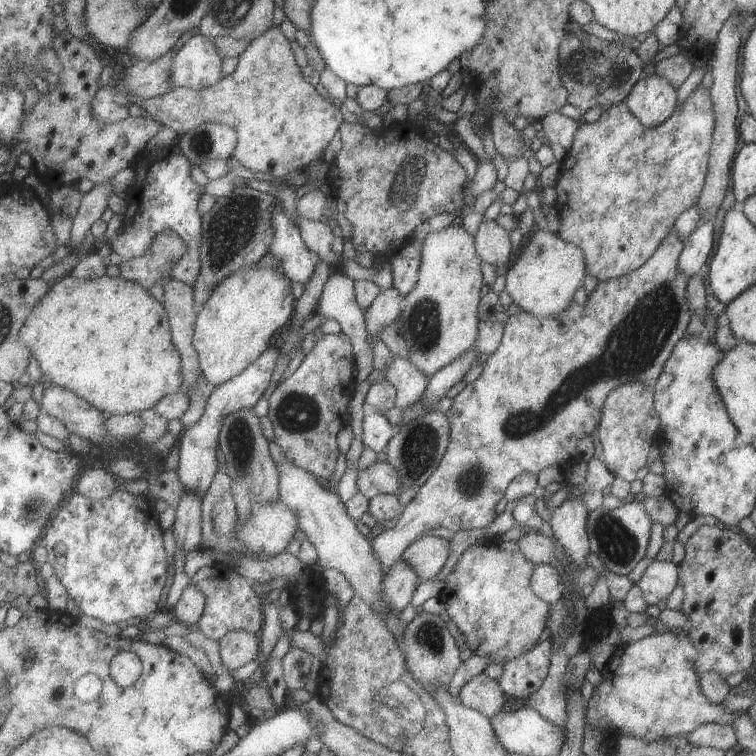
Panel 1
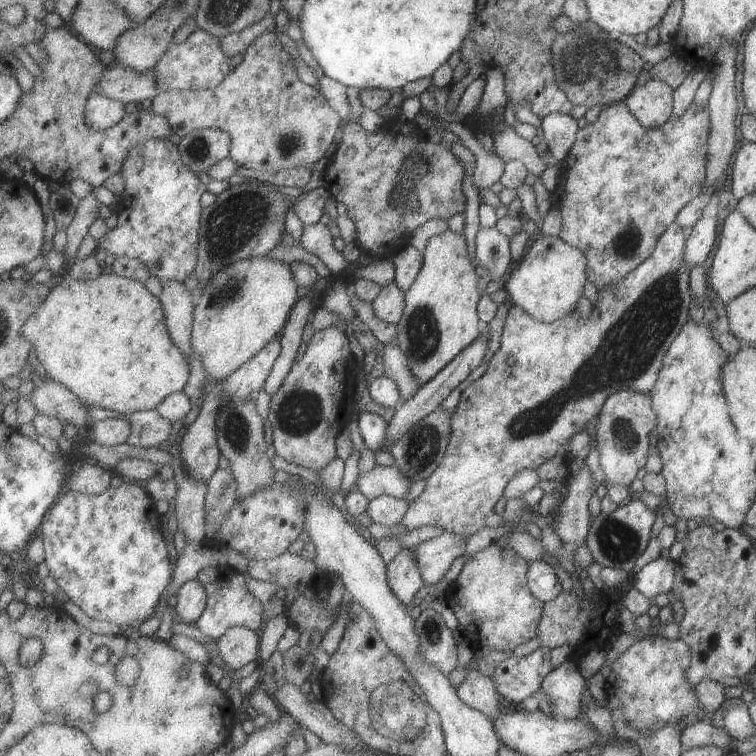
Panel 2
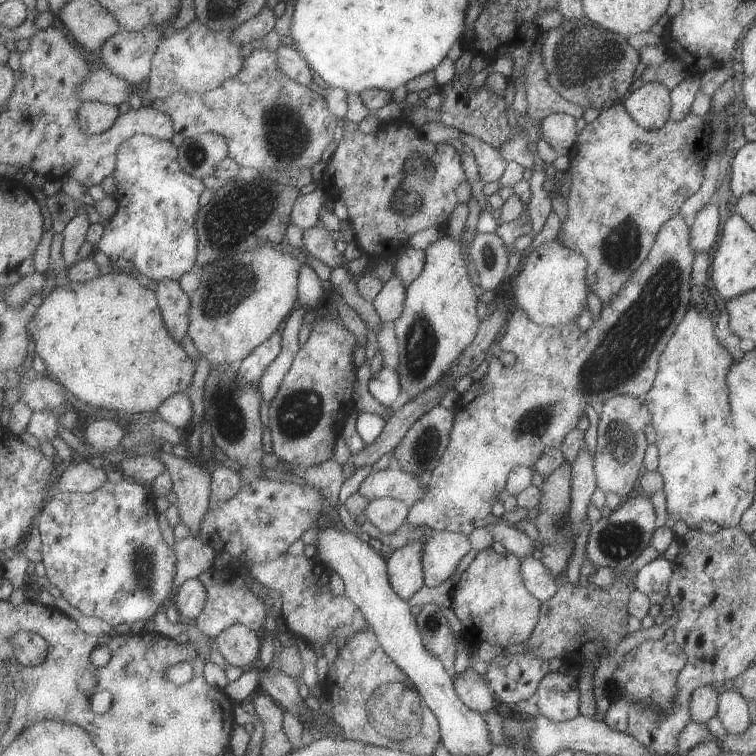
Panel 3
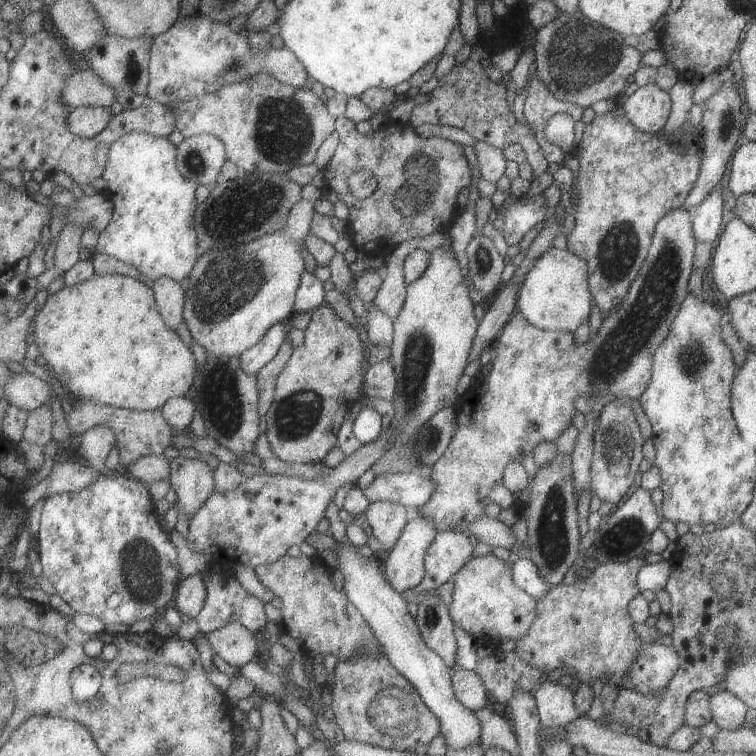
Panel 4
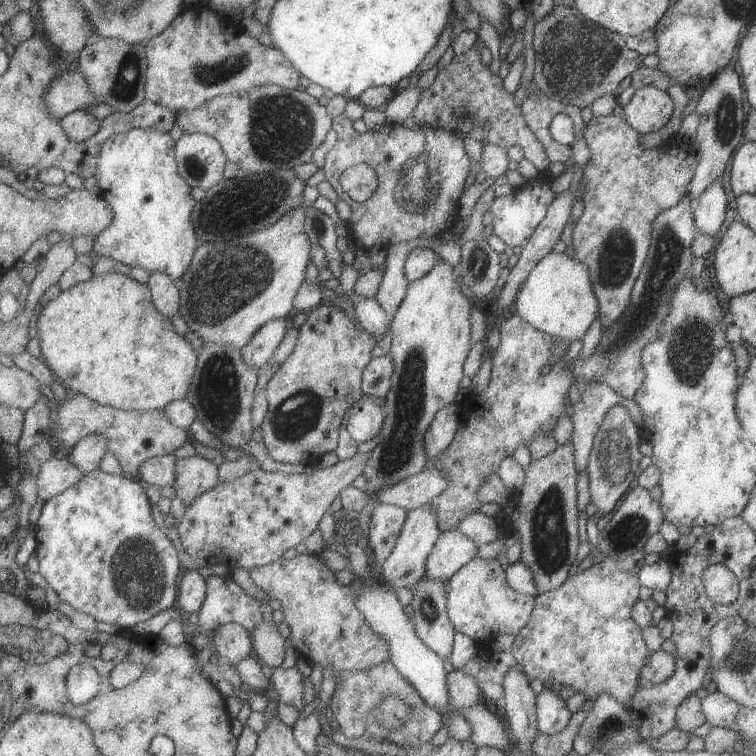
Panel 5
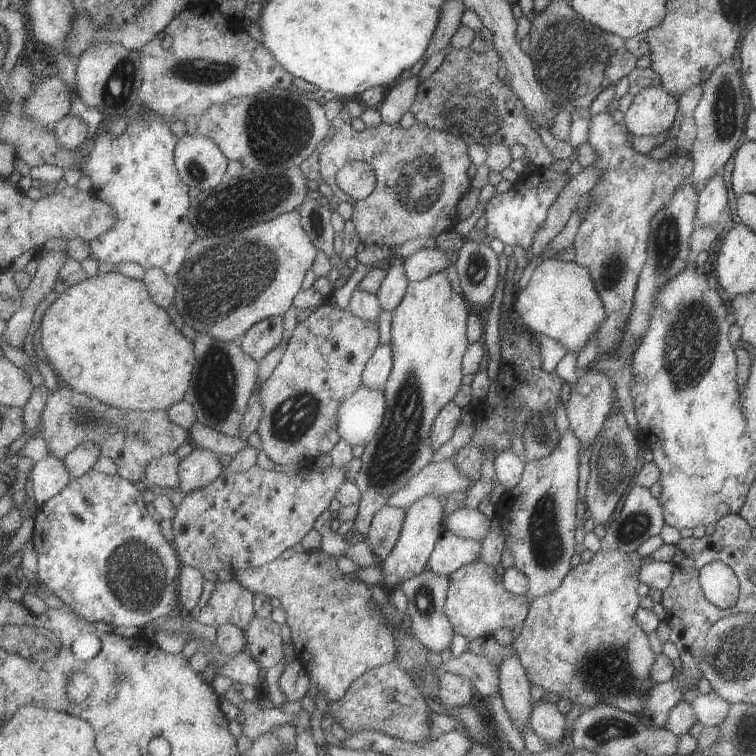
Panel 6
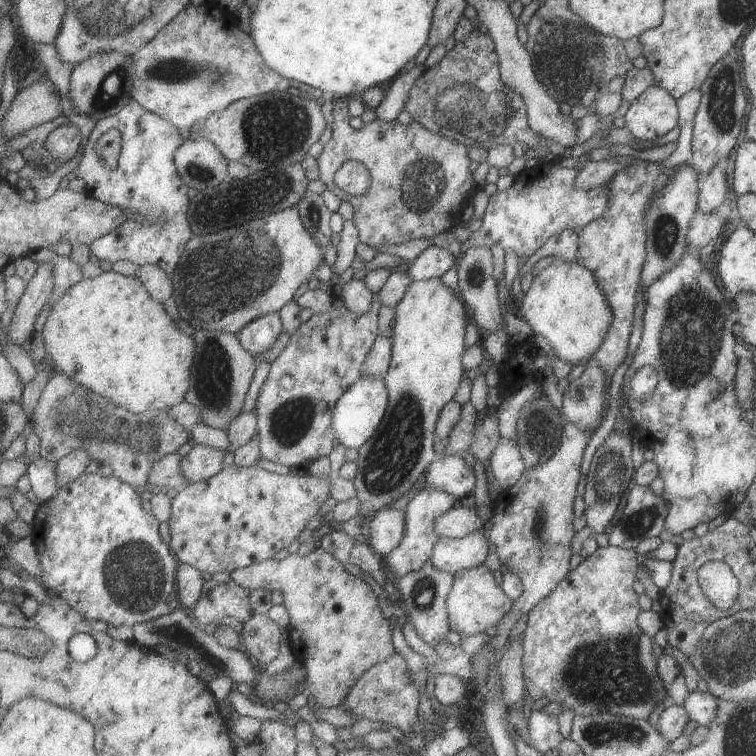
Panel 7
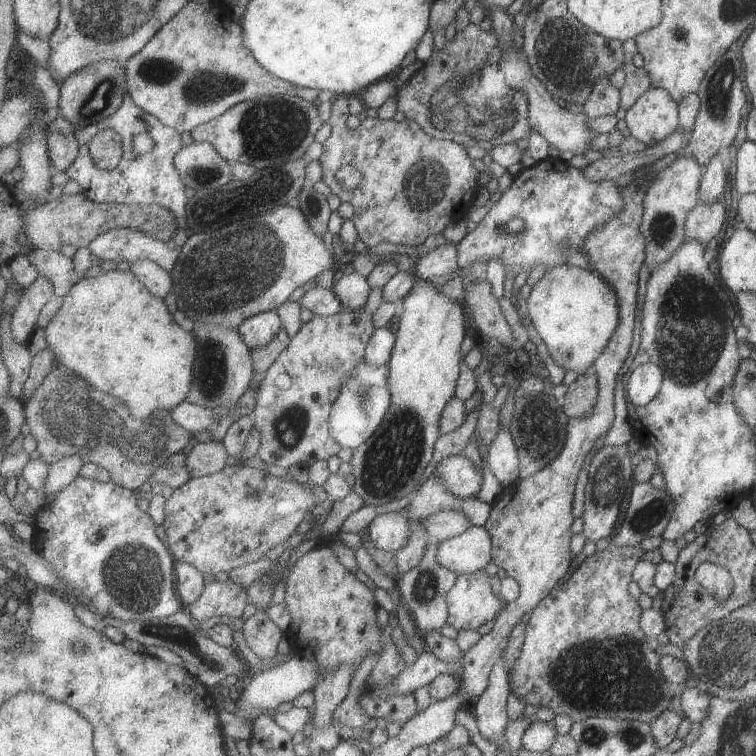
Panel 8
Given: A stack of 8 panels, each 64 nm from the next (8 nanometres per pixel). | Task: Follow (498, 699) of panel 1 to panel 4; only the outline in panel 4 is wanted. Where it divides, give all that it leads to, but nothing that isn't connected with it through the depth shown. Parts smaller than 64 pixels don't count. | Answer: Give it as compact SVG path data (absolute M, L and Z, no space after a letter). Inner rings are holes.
M467 669L453 673L454 689L457 698L472 711L484 709L487 706L489 694L485 691L485 682L480 674Z

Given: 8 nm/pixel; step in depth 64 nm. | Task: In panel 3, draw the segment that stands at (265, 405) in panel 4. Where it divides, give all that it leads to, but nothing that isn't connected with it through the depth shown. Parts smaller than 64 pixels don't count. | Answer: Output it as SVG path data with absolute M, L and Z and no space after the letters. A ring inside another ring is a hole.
M299 304L288 316L283 331L283 342L281 354L272 362L272 365L265 371L259 383L259 391L263 399L269 401L277 396L283 379L293 366L295 357L300 353L301 344L299 344L299 332L303 328L303 320L307 314L308 308Z

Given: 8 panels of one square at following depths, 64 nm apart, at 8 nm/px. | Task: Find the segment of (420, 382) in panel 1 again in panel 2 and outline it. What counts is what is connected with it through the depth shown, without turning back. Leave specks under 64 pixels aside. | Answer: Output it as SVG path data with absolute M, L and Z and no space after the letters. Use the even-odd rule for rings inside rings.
M397 344L385 346L383 362L385 374L398 384L402 396L400 404L403 404L420 391L422 384L412 373L411 365L403 349Z

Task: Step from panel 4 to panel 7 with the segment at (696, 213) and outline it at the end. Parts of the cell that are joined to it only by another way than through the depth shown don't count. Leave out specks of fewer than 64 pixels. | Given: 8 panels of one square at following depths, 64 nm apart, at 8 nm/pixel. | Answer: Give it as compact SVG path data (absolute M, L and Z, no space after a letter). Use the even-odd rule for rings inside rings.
M715 165L699 181L697 211L704 215L717 211L721 202L727 198L726 185L724 171L718 165Z

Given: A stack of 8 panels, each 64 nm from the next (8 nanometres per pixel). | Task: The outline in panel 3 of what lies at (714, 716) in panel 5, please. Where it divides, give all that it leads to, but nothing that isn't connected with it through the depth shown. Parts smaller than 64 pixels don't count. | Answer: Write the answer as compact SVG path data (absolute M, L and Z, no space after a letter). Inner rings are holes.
M727 689L719 694L716 714L727 733L740 735L751 724L749 710L741 694L732 689Z

